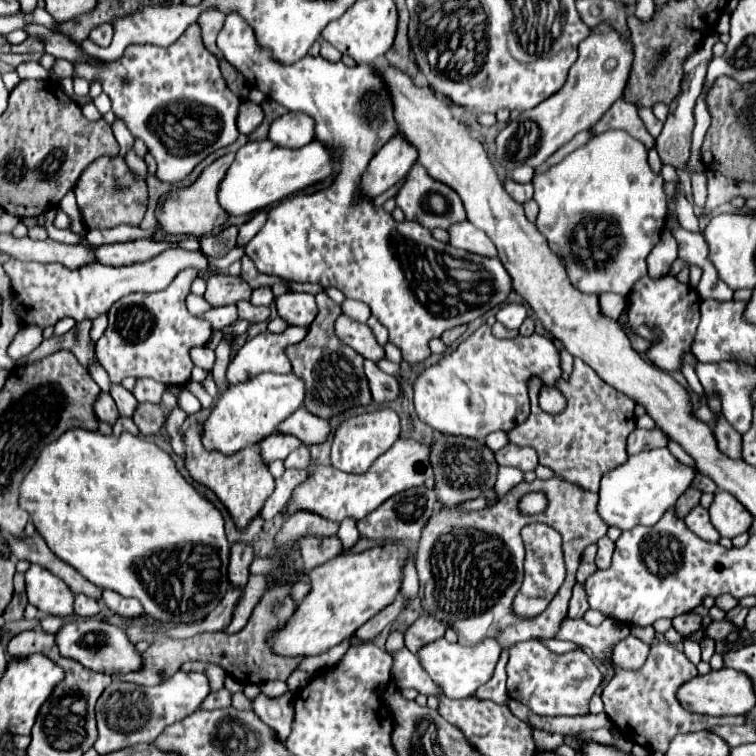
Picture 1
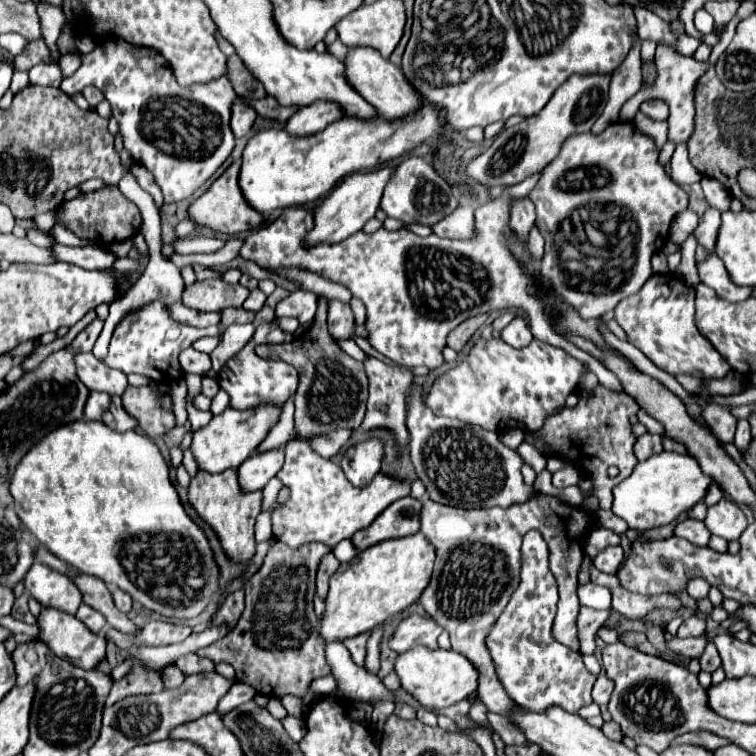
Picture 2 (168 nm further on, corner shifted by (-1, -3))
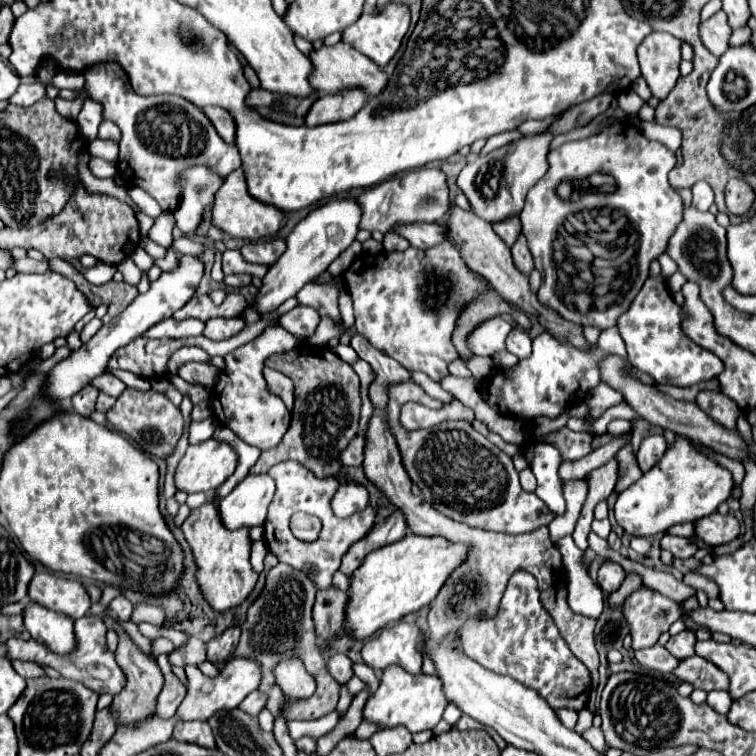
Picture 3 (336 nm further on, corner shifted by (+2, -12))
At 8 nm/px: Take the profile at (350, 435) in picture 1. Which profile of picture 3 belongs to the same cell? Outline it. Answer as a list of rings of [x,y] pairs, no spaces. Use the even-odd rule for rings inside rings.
[[[343,482],[331,500],[331,508],[337,518],[347,518],[355,512],[361,512],[367,504],[369,504],[369,494],[365,486],[355,482]]]

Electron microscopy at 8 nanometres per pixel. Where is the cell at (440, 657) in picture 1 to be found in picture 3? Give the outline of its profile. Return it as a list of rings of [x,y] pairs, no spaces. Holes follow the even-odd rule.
[[[395,666],[383,672],[379,688],[369,696],[363,708],[363,720],[377,724],[381,730],[405,726],[411,734],[417,734],[435,728],[443,716],[445,704],[449,704],[449,700],[445,700],[445,694],[441,692],[441,680],[437,680],[437,676],[409,674],[403,668]]]

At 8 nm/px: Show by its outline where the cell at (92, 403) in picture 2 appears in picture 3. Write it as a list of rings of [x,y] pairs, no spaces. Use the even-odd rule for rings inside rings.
[[[87,384],[83,390],[79,390],[75,396],[73,396],[73,410],[81,416],[89,416],[93,410],[95,410],[95,400],[97,400],[97,394],[99,390],[93,388],[91,384]]]

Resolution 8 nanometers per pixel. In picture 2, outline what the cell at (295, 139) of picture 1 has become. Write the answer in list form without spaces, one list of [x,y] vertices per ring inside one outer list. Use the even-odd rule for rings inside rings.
[[[312,103],[306,107],[300,107],[288,121],[284,131],[294,137],[306,137],[316,135],[324,131],[330,123],[338,121],[342,117],[340,107],[336,103]]]

